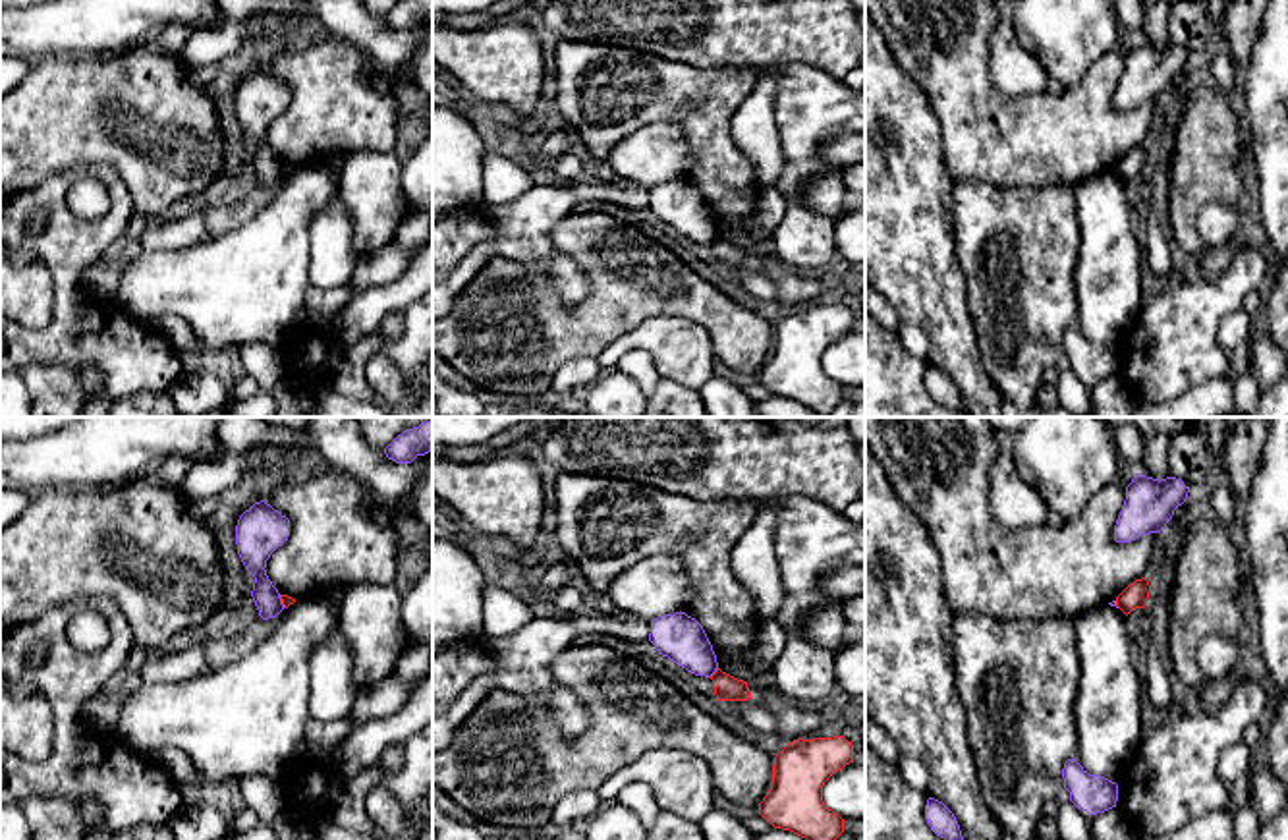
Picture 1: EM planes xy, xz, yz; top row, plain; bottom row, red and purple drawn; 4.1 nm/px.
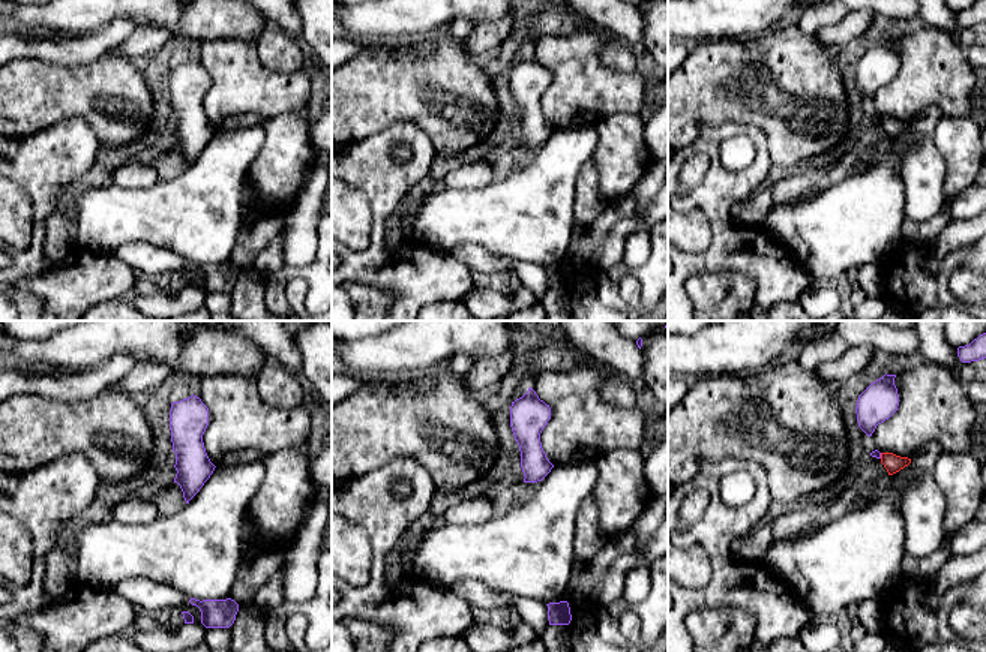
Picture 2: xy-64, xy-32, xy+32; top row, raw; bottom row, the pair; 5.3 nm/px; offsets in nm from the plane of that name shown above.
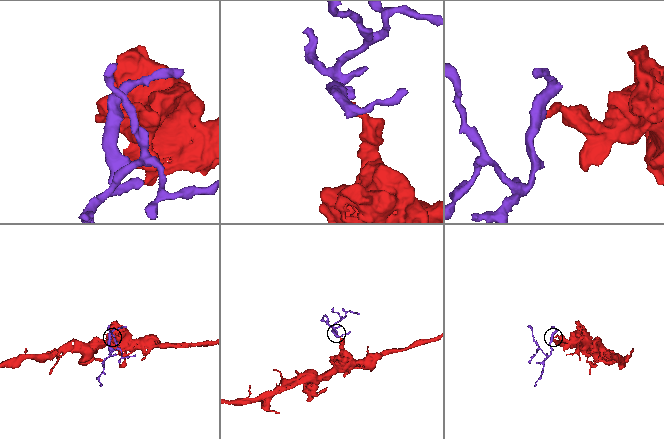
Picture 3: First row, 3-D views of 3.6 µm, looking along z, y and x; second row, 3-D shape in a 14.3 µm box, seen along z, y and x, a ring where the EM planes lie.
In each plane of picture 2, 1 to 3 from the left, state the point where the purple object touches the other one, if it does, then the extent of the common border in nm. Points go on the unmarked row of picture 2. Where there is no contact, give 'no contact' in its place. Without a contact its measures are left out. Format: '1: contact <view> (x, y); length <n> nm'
1: no contact
2: no contact
3: contact xy+32 (881, 120); length 30 nm

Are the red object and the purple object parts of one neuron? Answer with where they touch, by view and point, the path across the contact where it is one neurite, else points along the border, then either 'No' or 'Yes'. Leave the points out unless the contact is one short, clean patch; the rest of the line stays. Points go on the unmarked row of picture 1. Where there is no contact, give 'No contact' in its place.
Touches red at xz (715, 240). Boundary: xz (717, 234), (709, 244). No

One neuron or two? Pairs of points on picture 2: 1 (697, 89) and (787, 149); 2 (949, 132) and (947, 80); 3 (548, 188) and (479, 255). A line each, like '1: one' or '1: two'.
1: one
2: two
3: two

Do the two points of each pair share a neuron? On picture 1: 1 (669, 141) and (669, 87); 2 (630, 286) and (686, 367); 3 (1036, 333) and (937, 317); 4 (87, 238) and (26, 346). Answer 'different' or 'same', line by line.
1: different
2: different
3: different
4: same

